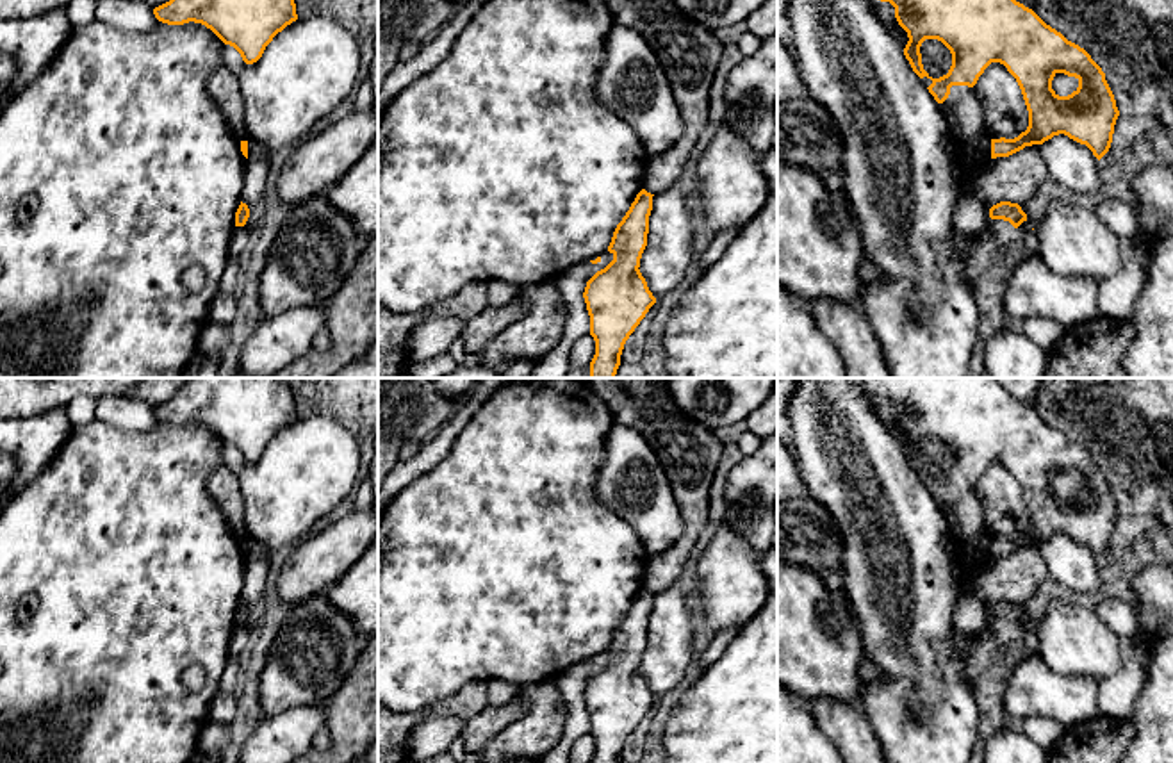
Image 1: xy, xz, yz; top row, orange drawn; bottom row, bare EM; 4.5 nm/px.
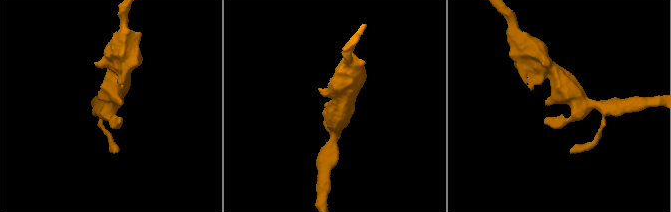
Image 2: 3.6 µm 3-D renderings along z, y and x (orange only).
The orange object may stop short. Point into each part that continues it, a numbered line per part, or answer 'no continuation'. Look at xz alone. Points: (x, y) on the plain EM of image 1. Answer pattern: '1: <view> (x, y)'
no continuation

